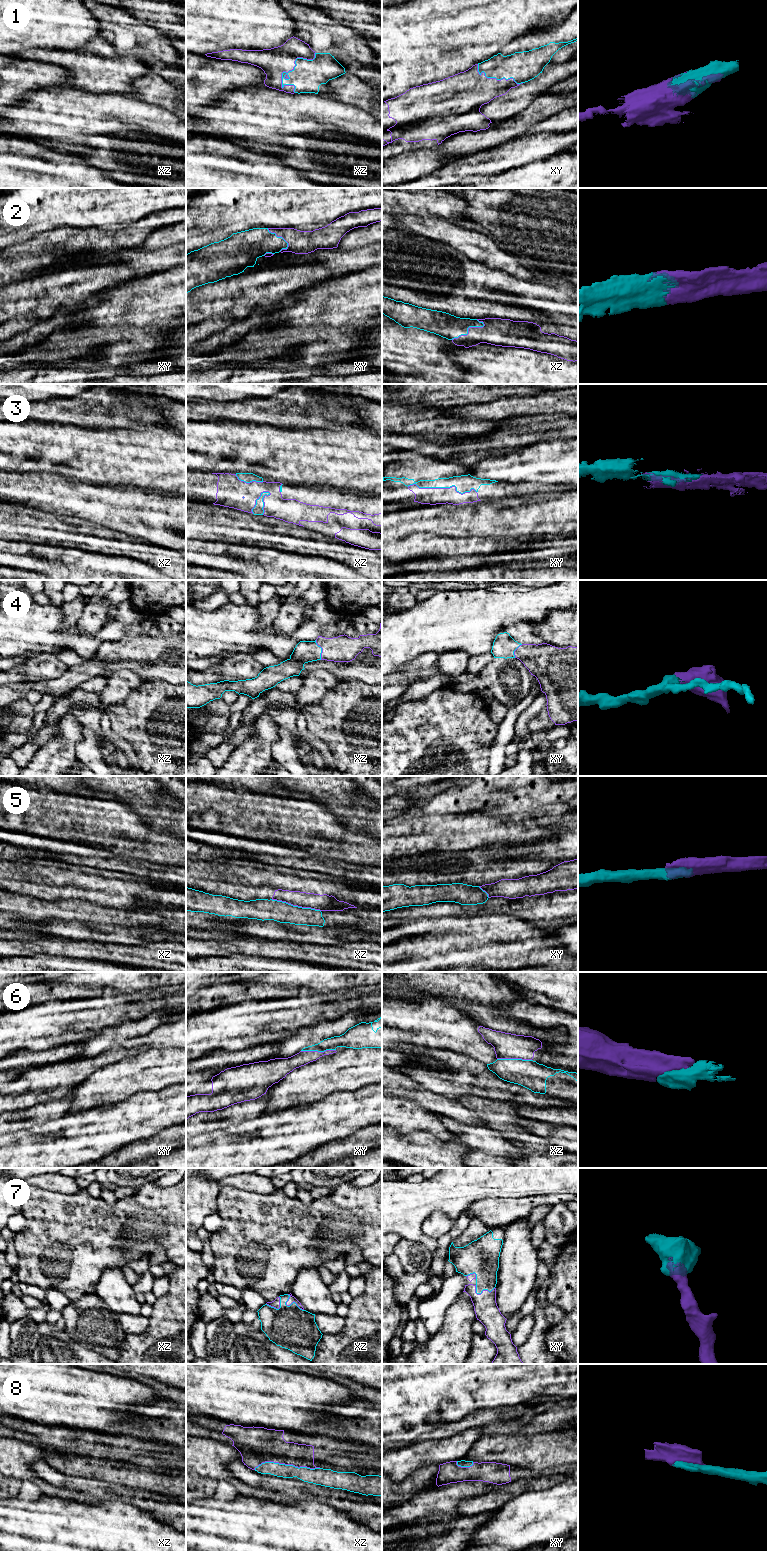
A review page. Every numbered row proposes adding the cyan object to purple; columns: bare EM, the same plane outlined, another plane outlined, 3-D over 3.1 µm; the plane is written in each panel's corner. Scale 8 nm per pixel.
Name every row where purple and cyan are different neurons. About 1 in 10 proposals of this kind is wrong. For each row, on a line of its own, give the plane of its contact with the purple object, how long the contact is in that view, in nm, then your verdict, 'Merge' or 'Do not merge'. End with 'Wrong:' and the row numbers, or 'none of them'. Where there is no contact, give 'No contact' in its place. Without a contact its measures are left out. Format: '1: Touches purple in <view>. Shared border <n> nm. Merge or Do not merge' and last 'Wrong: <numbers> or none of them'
1: Touches purple in xz. Shared border 400 nm. Merge
2: Touches purple in xz. Shared border 300 nm. Merge
3: Touches purple in xy. Shared border 550 nm. Merge
4: Touches purple in xz. Shared border 170 nm. Merge
5: Touches purple in xz. Shared border 420 nm. Do not merge
6: Touches purple in xy. Shared border 280 nm. Merge
7: Touches purple in xz. Shared border 190 nm. Merge
8: Touches purple in xz. Shared border 550 nm. Merge
Wrong: 5

